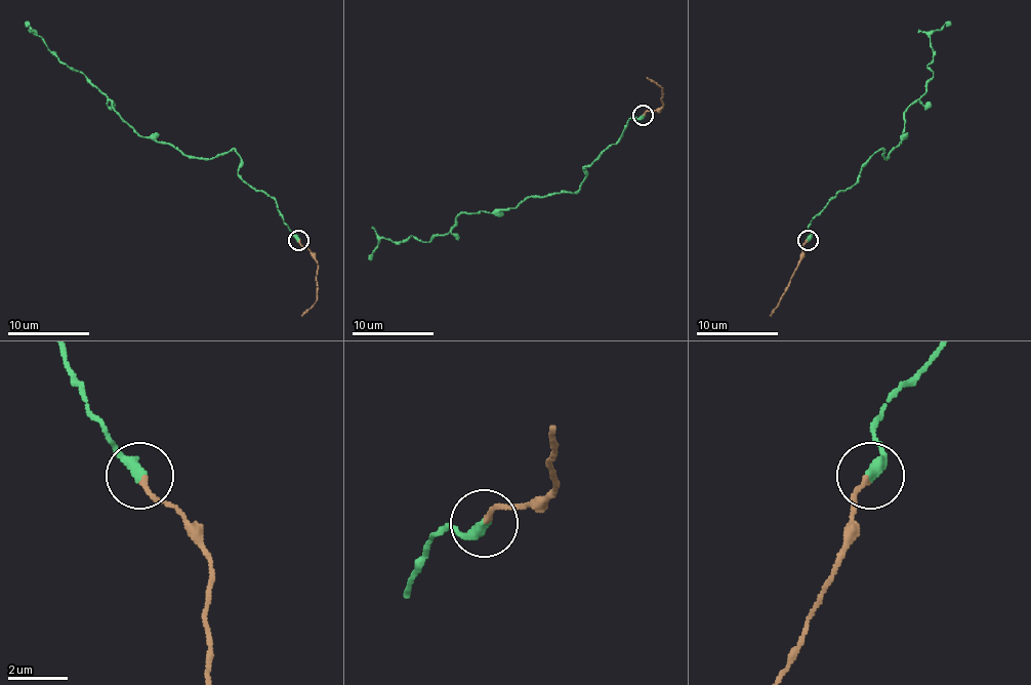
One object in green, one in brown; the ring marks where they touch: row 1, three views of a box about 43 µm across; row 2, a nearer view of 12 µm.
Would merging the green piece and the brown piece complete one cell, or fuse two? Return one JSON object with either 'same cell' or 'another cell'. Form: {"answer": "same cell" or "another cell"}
{"answer": "same cell"}

